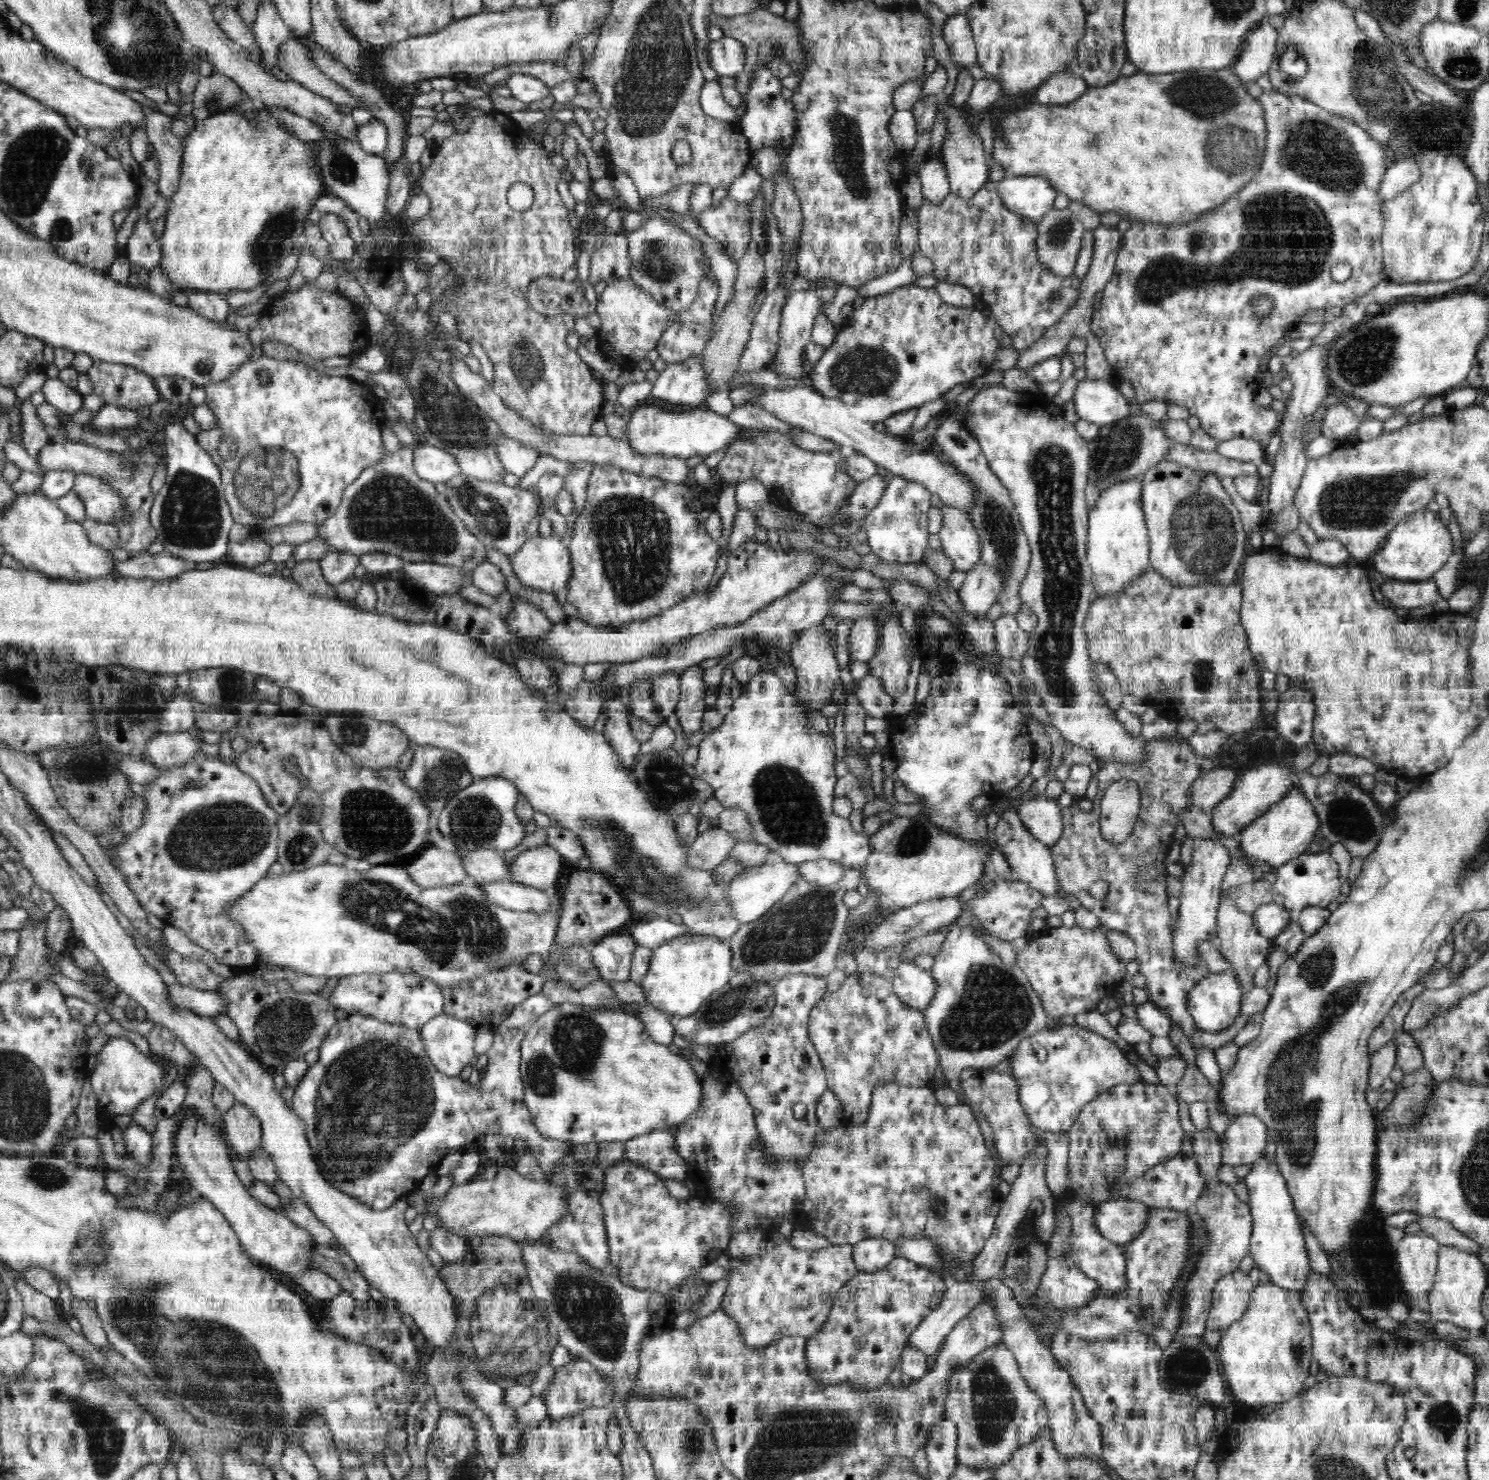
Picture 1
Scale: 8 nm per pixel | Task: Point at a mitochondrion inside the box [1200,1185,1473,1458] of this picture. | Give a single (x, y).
(1443, 1417)

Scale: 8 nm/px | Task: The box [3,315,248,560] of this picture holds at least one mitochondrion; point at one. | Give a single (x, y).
(191, 515)

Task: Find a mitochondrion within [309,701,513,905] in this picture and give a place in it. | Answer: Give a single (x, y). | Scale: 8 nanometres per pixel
(373, 821)

